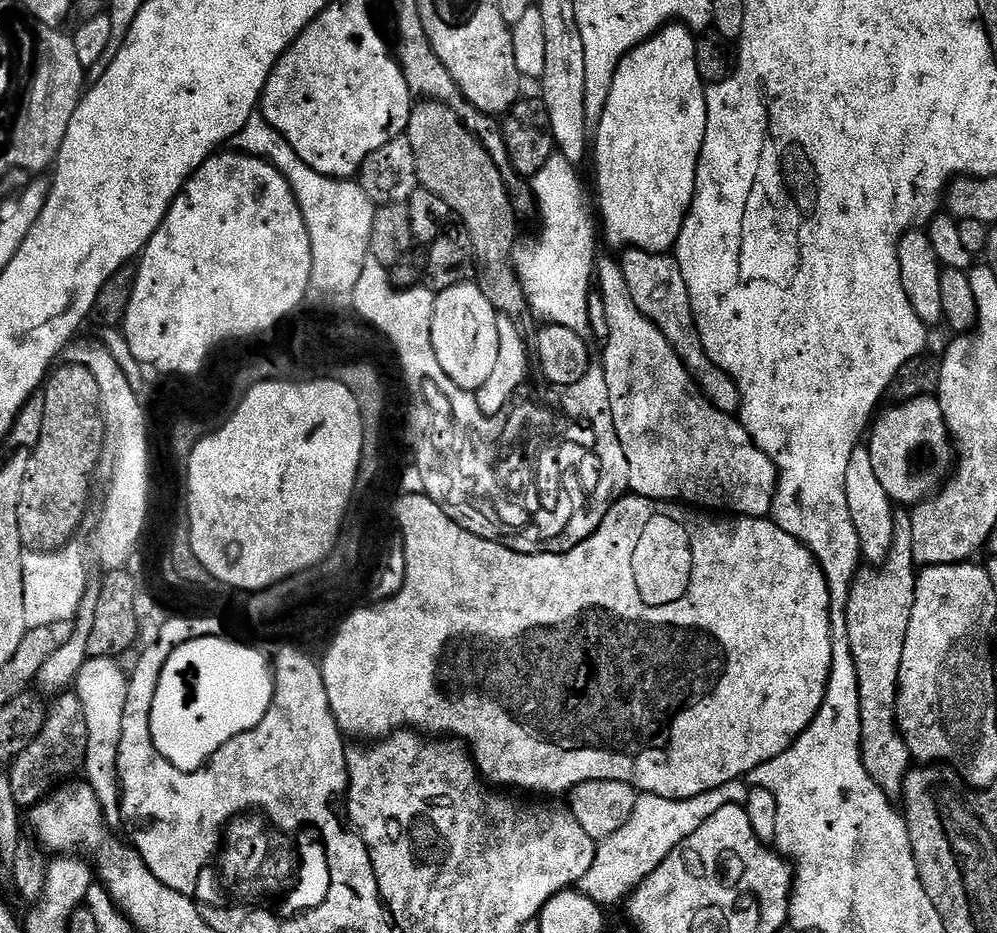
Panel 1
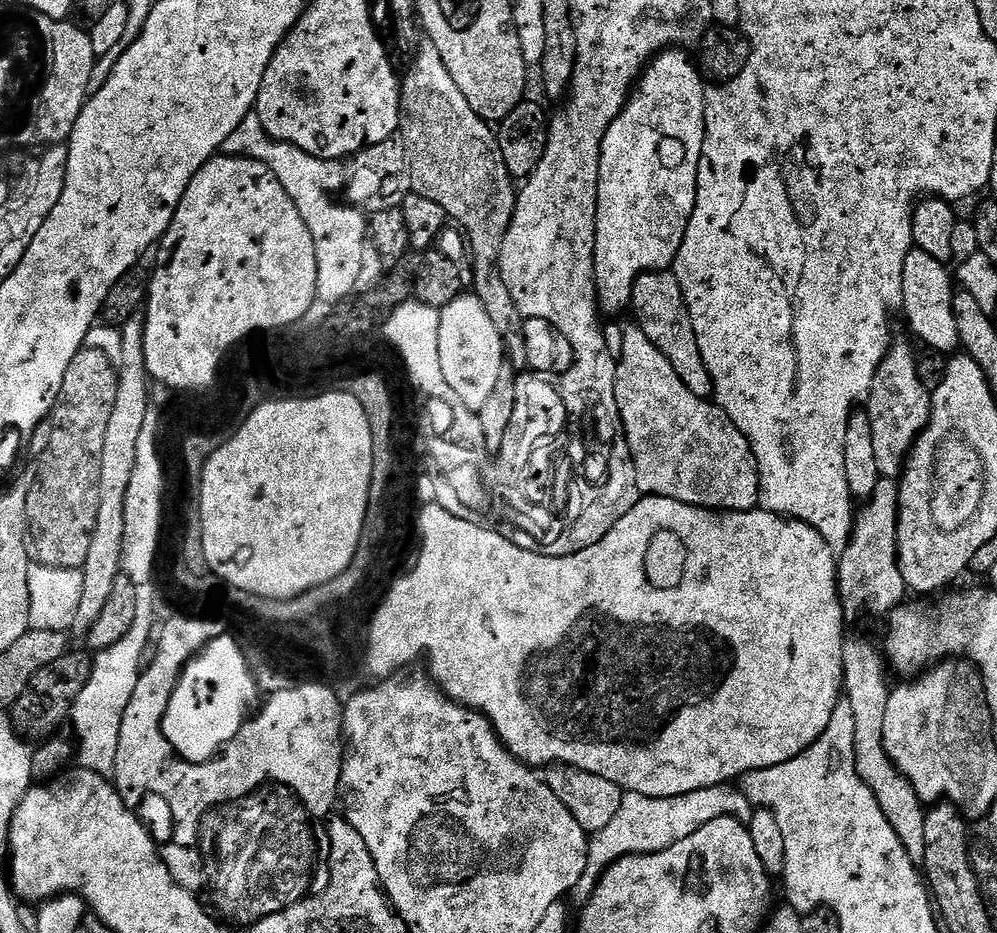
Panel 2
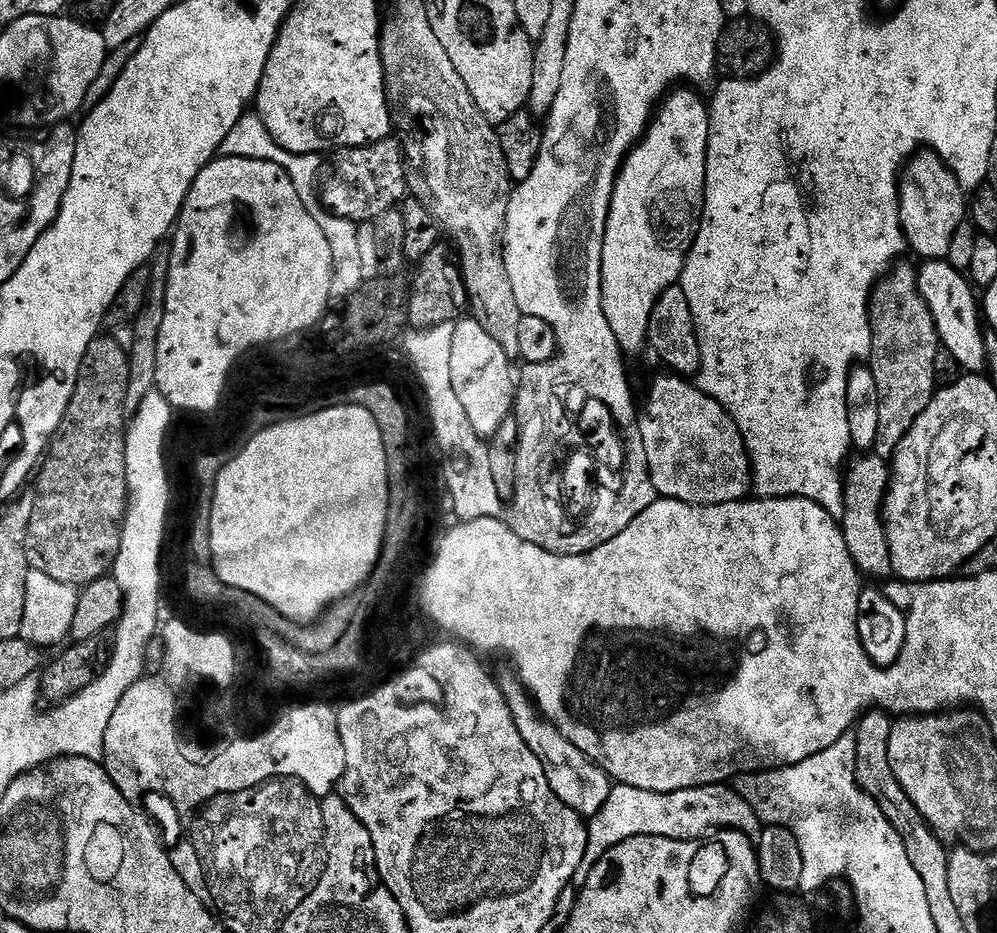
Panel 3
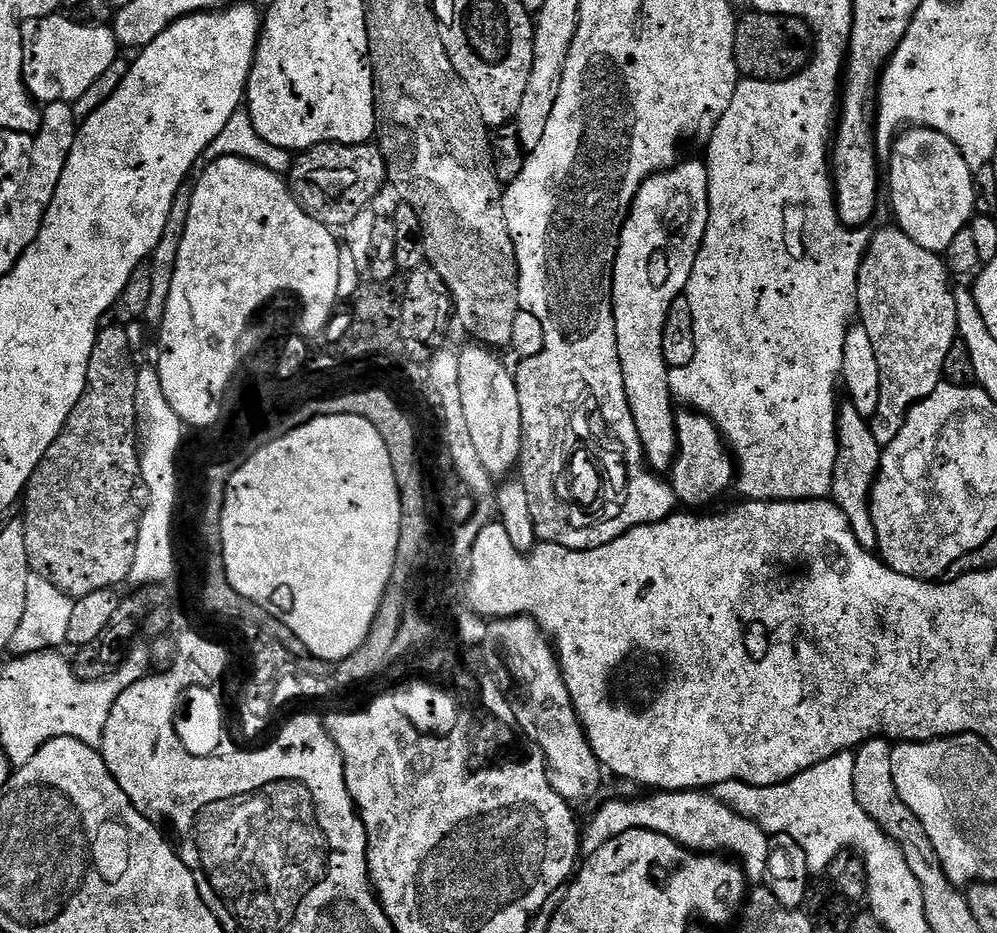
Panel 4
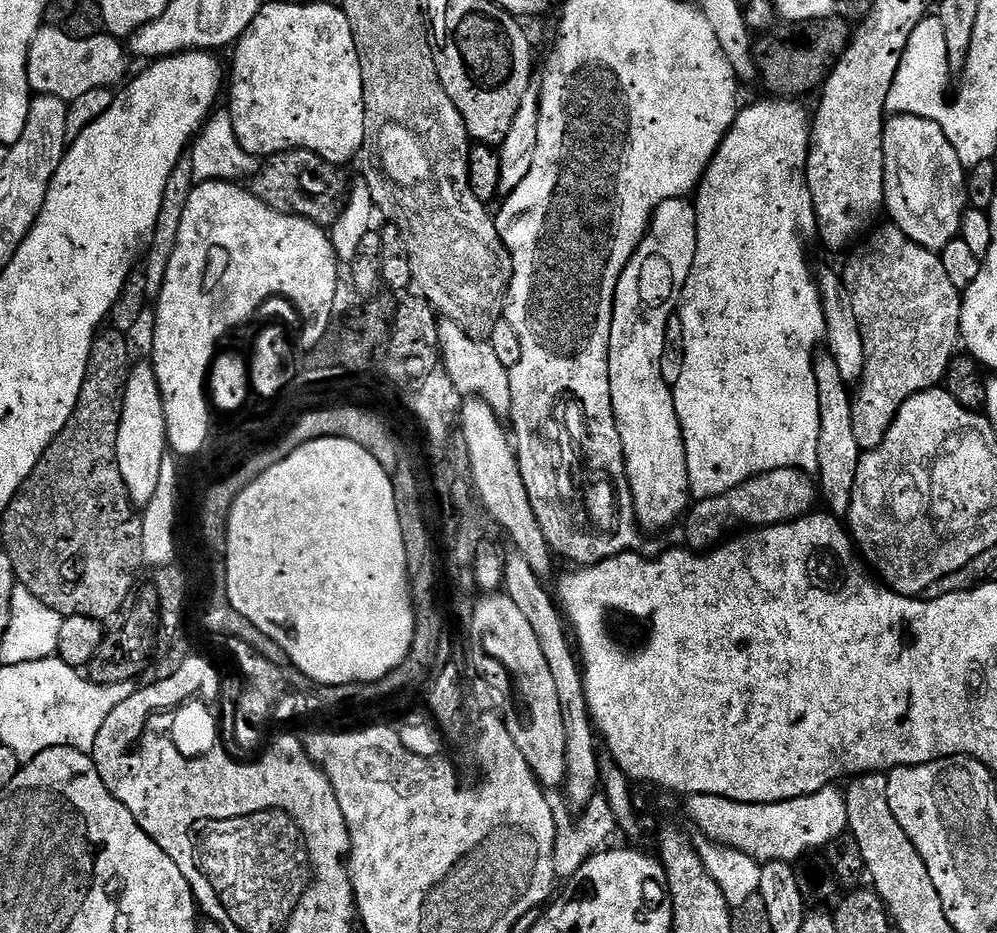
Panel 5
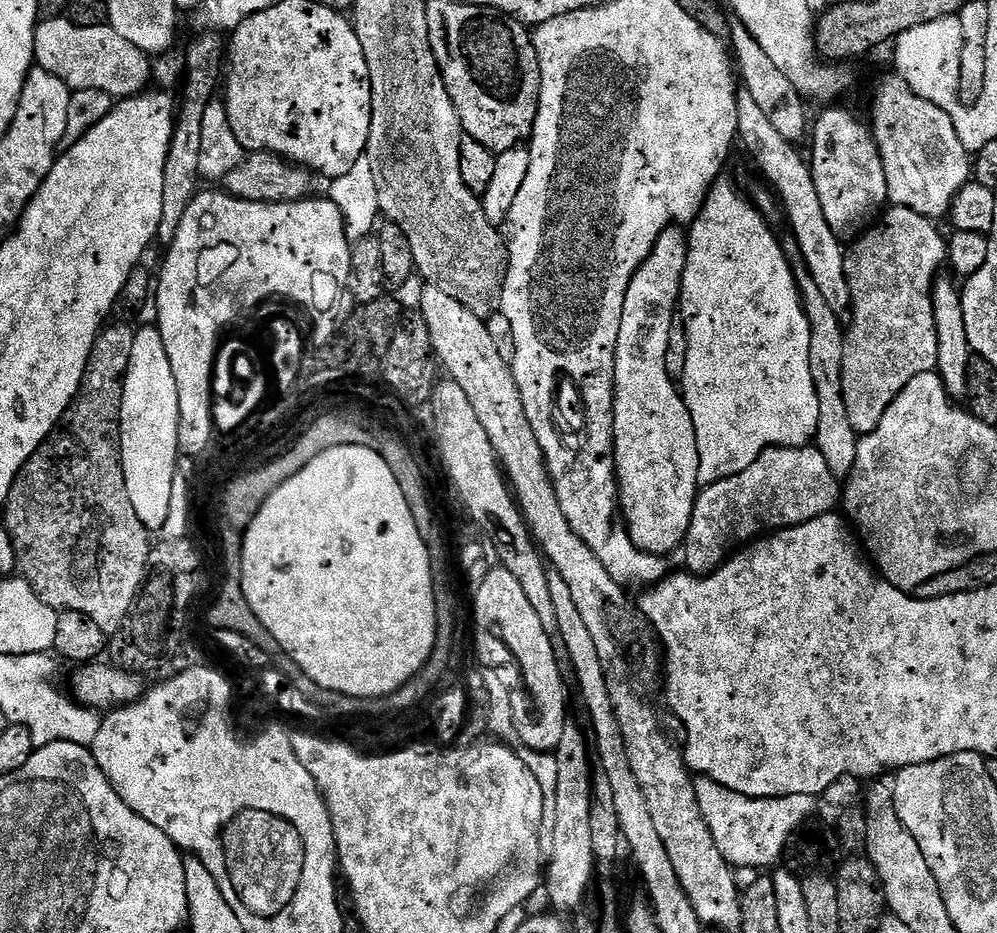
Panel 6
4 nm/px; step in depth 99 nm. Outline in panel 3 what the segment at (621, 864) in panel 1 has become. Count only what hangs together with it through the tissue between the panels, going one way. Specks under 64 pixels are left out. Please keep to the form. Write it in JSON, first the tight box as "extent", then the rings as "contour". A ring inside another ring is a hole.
{"extent":[581,784,750,872],"contour":[[[625,784],[613,785],[606,805],[587,823],[587,848],[581,869],[586,872],[591,871],[593,866],[600,861],[601,856],[605,856],[614,846],[628,841],[632,837],[652,836],[670,838],[671,840],[697,840],[705,837],[708,830],[714,832],[731,827],[732,821],[742,817],[744,812],[749,813],[750,811],[749,804],[744,802],[744,799],[737,795],[731,787],[725,785],[708,785],[674,792],[650,792],[638,790],[637,787],[626,786]]]}

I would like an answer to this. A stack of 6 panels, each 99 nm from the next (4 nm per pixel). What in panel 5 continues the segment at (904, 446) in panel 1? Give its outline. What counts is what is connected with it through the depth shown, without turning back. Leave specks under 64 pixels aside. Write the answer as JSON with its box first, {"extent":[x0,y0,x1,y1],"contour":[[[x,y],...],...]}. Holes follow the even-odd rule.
{"extent":[850,227,962,450],"contour":[[[877,227],[853,254],[852,280],[850,276],[852,305],[860,319],[860,327],[866,330],[864,375],[858,384],[860,393],[857,391],[852,401],[854,436],[862,450],[880,445],[882,438],[886,438],[898,410],[902,410],[904,403],[915,392],[935,387],[947,377],[948,366],[958,352],[956,343],[959,345],[962,340],[962,292],[950,280],[941,253],[931,252],[926,245],[911,240],[900,228],[879,228]]]}

